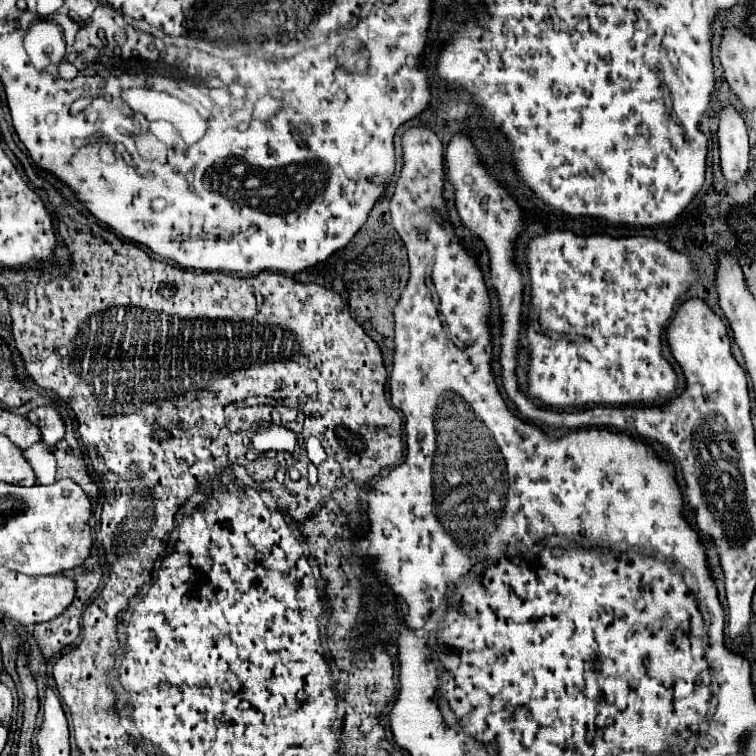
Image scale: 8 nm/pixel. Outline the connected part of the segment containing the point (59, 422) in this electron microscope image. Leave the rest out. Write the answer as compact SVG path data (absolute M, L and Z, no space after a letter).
M41 406L41 408L35 408L27 414L27 418L37 424L41 428L41 434L43 434L43 442L47 446L59 442L65 434L65 422L63 418L59 416L59 412L51 406Z

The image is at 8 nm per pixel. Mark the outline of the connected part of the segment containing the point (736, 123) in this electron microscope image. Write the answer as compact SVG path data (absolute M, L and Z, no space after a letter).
M725 106L721 110L719 120L719 154L721 154L721 170L727 180L739 180L749 164L749 142L747 128L741 114L733 106Z

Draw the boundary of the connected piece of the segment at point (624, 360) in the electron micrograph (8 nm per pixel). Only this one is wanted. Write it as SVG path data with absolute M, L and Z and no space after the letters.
M551 232L547 236L537 236L529 242L527 250L527 262L531 272L531 312L539 312L539 328L527 328L527 342L531 350L531 366L529 366L529 398L537 398L543 402L543 406L555 408L555 410L569 410L569 408L591 408L591 406L635 406L639 402L653 404L667 398L675 386L677 376L671 368L671 364L661 356L661 336L665 324L673 316L673 305L679 296L683 296L689 286L695 282L697 272L691 266L689 256L669 250L665 244L645 238L645 236L631 236L611 238L611 236L575 236L573 232Z

